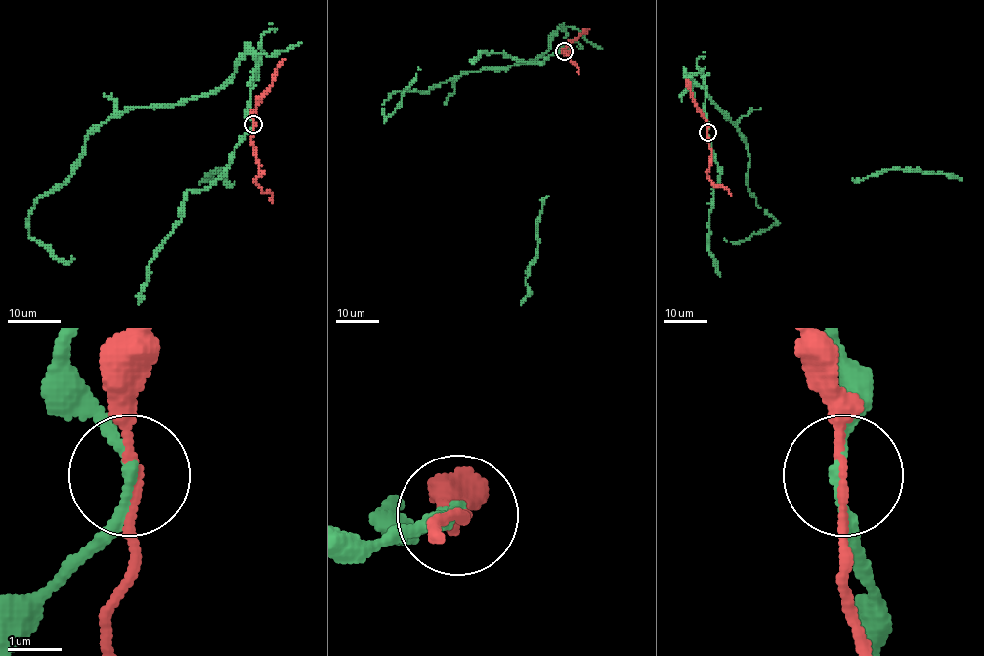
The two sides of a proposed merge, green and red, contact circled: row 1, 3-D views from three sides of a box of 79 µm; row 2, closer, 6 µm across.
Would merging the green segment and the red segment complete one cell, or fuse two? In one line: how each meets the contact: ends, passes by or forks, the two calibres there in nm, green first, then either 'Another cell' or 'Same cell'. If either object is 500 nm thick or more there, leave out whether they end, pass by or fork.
At the ring green passes by. At the ring red passes by. Thickness 200 nm (green) against 130 nm. Another cell

